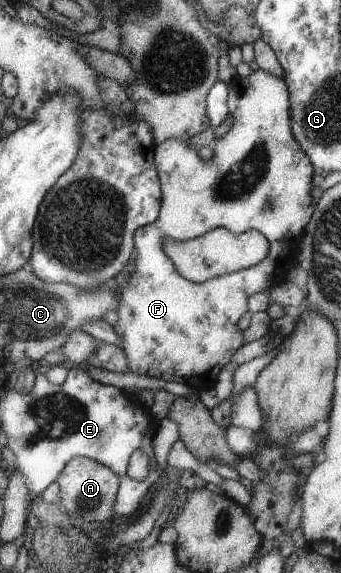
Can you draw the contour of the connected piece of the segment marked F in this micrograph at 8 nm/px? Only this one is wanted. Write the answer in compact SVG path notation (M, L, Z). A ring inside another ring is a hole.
M258 67L256 70L250 70L244 76L234 76L227 83L227 112L232 117L232 124L229 130L220 138L214 139L212 144L212 157L209 160L202 160L198 157L197 148L192 146L188 141L179 141L175 138L163 140L155 145L154 161L156 174L159 175L159 187L161 192L161 203L156 218L151 223L146 223L134 232L134 253L129 267L129 279L116 288L119 296L119 305L114 311L118 316L118 322L113 326L114 332L121 338L120 348L123 350L127 360L128 371L137 375L146 375L165 381L176 381L180 384L187 384L194 387L198 392L205 388L216 386L216 382L220 382L220 370L224 370L224 366L228 366L231 354L242 345L241 332L236 330L236 326L240 326L240 318L244 318L244 314L248 314L248 298L252 298L252 294L268 289L280 280L283 270L294 262L294 256L297 254L298 242L301 240L306 228L307 222L310 220L312 211L315 209L315 202L310 198L311 176L316 170L311 165L311 159L299 147L299 143L291 131L290 119L290 95L287 93L287 86L282 77L277 77L264 69ZM216 227L227 228L230 232L241 233L248 229L254 229L264 232L264 236L268 236L269 250L266 256L245 269L240 269L225 275L214 277L201 283L193 283L186 280L178 274L174 268L172 261L164 254L161 247L161 240L164 237L170 237L177 241L187 241L194 237L202 236L209 230Z

